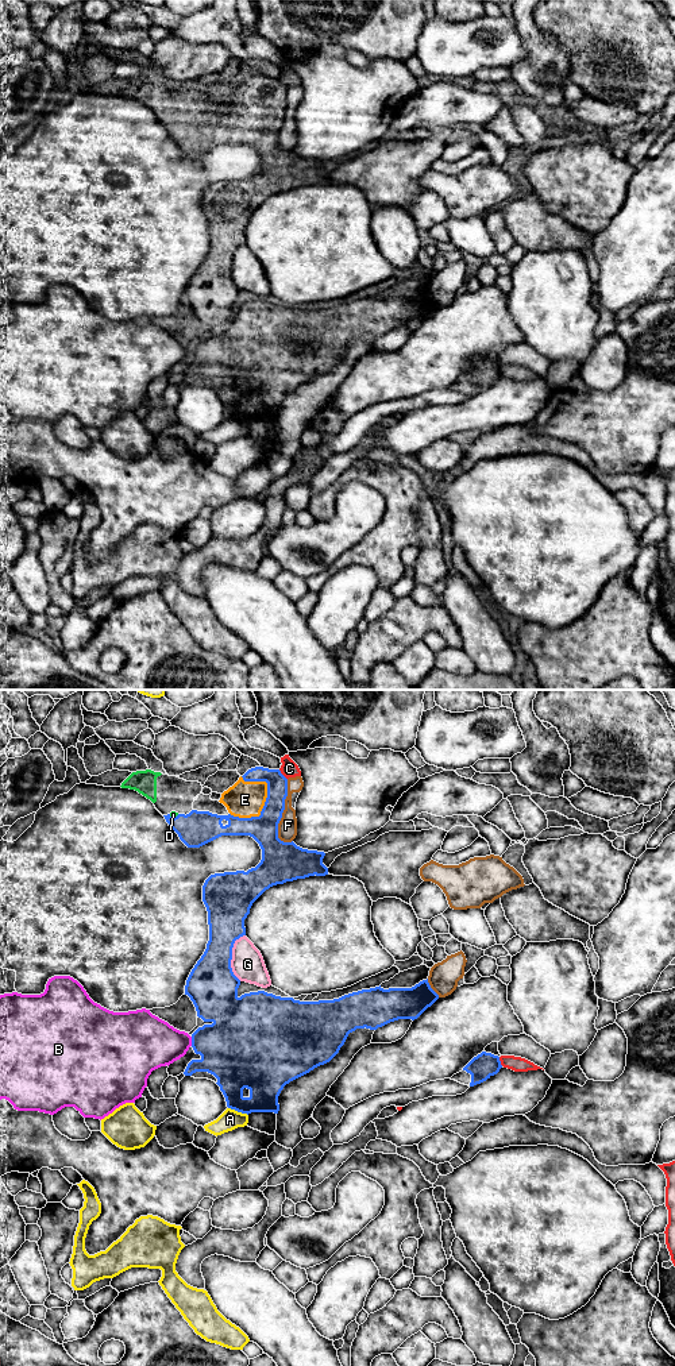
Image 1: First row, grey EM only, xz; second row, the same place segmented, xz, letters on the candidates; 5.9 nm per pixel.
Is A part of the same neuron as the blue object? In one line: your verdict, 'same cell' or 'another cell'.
another cell

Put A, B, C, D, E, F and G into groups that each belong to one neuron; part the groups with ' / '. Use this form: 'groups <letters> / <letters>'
groups A / B / C / D E / F / G

